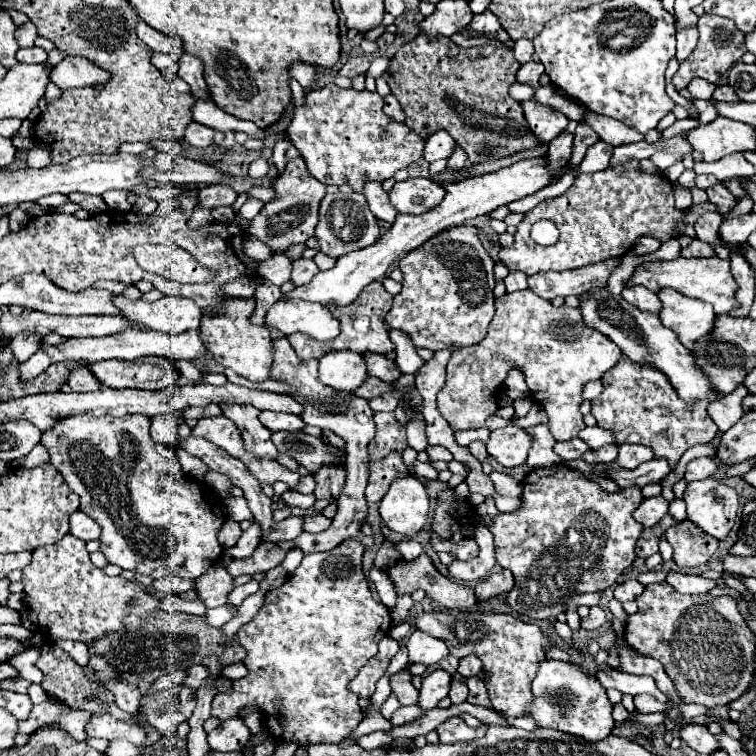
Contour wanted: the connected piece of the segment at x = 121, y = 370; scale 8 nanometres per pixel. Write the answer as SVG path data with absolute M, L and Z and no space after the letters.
M145 357L137 361L99 361L89 367L93 375L111 389L165 389L171 387L181 373L167 357Z

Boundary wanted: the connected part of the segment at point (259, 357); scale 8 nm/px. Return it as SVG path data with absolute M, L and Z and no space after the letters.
M231 299L231 303L227 303L227 311L223 311L223 315L207 315L207 311L203 311L203 323L201 323L201 331L203 331L203 343L205 347L211 351L213 359L221 365L221 367L229 367L233 369L237 375L253 381L253 383L263 383L271 377L271 369L273 369L273 337L271 331L265 325L253 325L249 321L251 313L255 311L255 299Z

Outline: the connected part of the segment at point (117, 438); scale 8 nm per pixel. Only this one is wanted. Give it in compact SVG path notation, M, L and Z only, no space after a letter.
M145 415L65 417L41 433L41 445L47 447L53 467L61 471L73 493L81 497L79 509L101 525L101 553L109 563L151 575L153 579L169 575L199 579L223 555L223 549L217 543L217 531L225 523L223 501L217 499L217 493L209 485L183 473L171 447L151 443L149 419Z

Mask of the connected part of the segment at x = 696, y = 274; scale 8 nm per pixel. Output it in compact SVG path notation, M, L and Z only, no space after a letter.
M679 257L673 261L641 263L633 271L631 279L625 283L625 287L637 287L637 285L645 285L653 293L659 293L663 287L671 287L671 289L683 293L685 297L695 297L699 301L711 303L717 315L727 313L733 307L737 307L737 303L735 303L735 279L729 271L729 261L719 259L719 257L709 257L709 259Z

